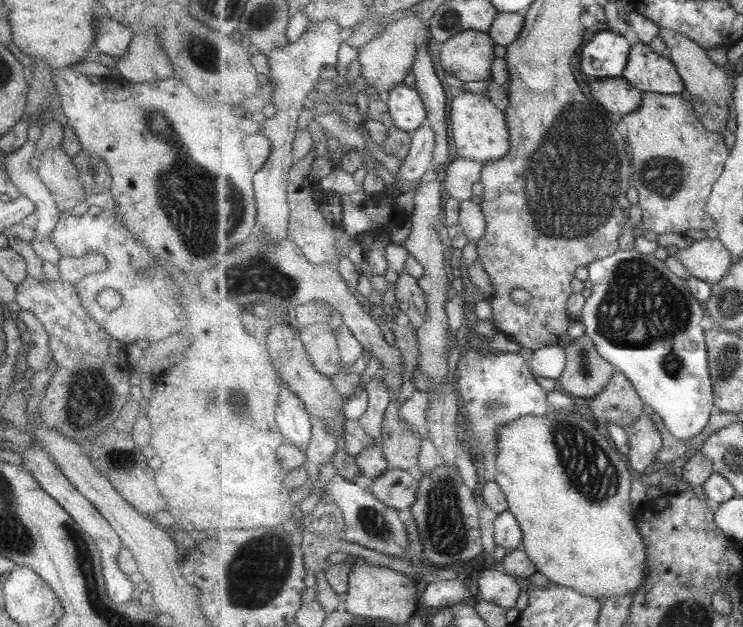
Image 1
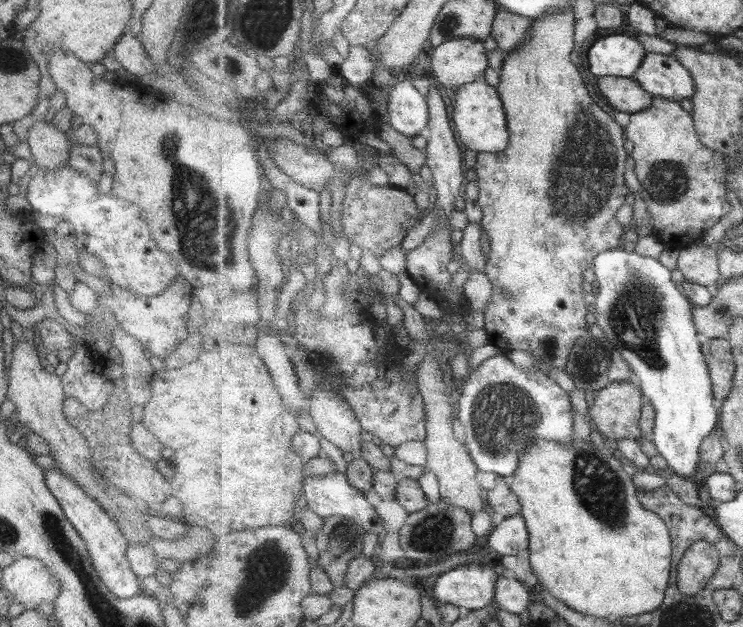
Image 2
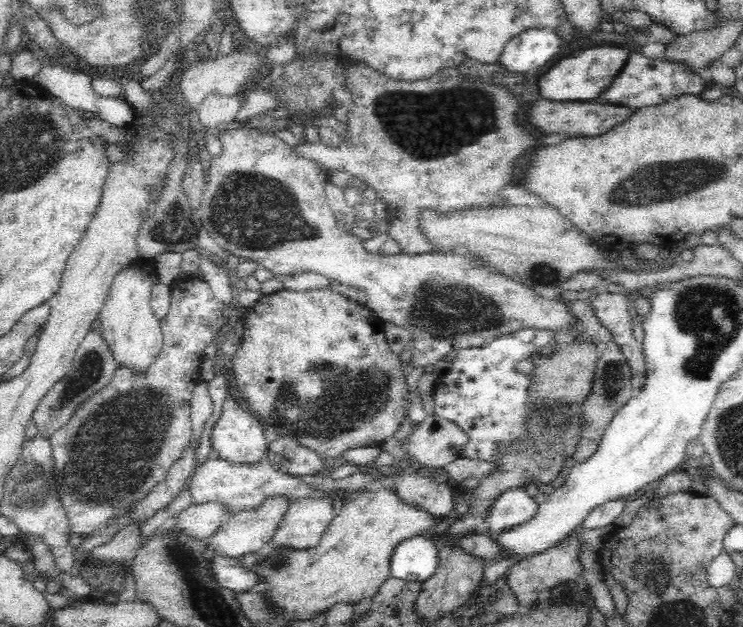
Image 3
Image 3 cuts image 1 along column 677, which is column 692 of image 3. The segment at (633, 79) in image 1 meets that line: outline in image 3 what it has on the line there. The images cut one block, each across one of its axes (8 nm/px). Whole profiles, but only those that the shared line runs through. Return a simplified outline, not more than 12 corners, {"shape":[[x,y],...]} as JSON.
{"shape":[[629,54],[598,103],[665,104],[716,85],[685,62]]}

